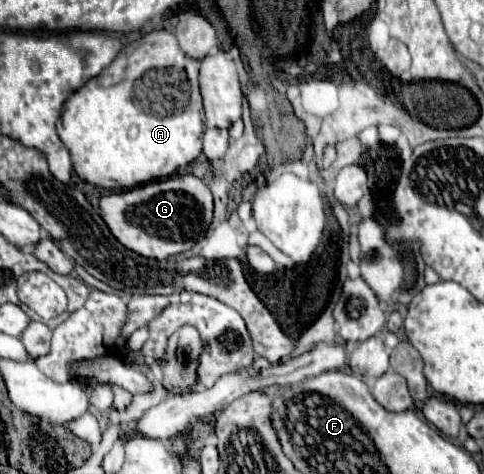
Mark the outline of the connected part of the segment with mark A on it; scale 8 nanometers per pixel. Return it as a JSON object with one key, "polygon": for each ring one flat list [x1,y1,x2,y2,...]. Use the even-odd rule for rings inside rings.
{"polygon":[[153,30,129,44,129,58,123,50,99,76,69,96,61,112,63,130,58,133,69,148,79,178,99,188,121,190,167,178,197,160,203,150,203,104,197,74,199,62,181,52,175,34]]}

